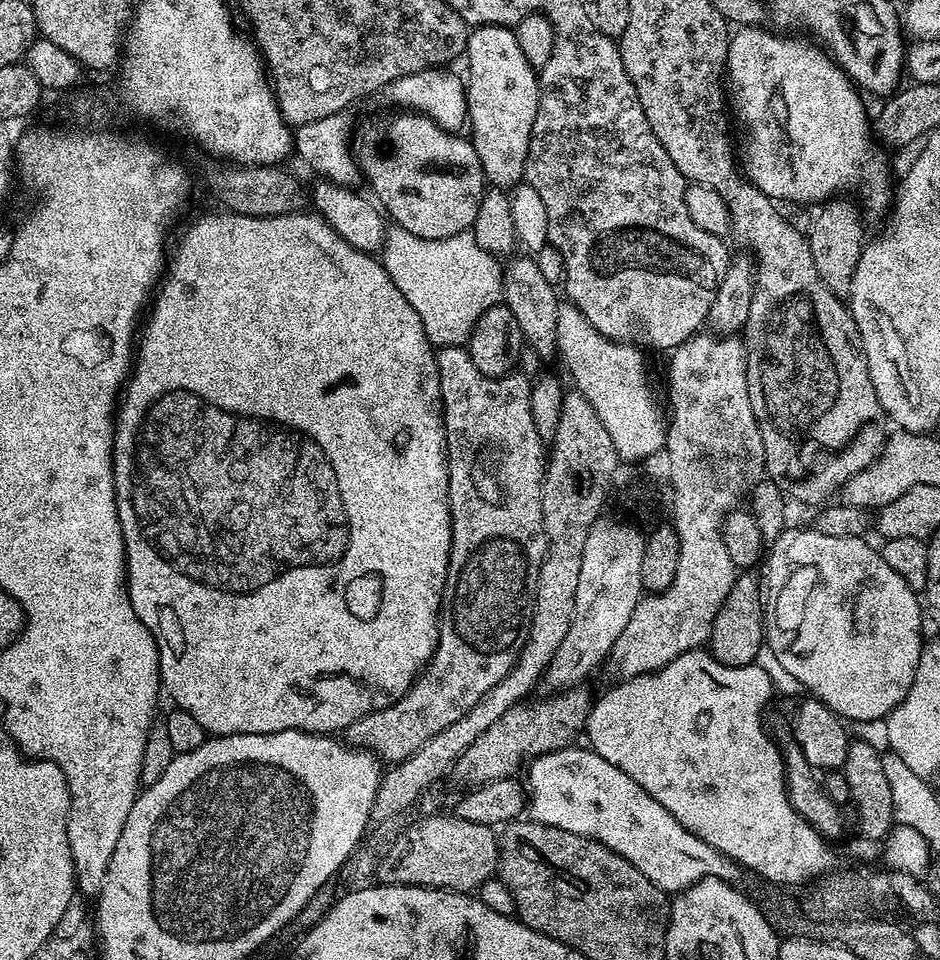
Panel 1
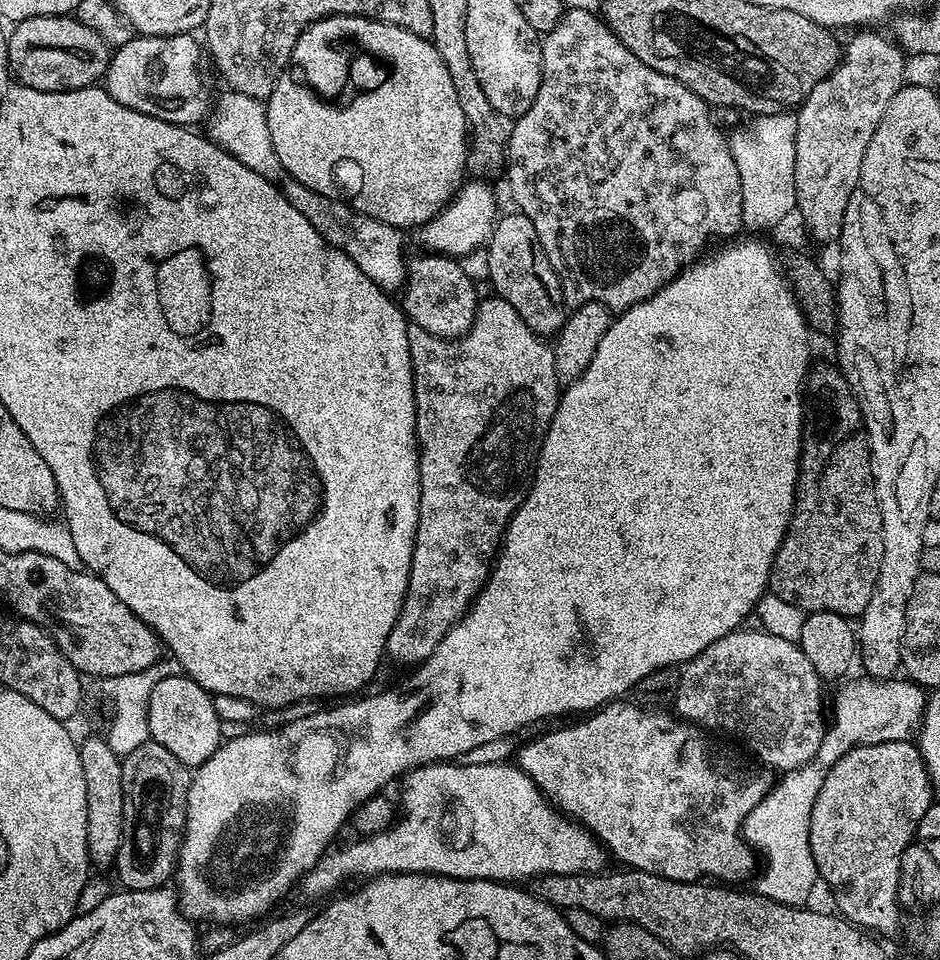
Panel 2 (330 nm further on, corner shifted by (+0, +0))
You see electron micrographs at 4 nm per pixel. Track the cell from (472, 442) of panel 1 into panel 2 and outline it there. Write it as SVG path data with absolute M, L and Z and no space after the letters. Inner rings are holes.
M495 294L489 296L489 300L481 299L477 303L476 317L468 333L464 336L457 336L454 340L444 340L441 336L430 334L425 328L414 323L409 323L408 326L412 377L414 378L414 402L416 403L416 447L420 450L420 505L418 506L420 517L416 523L416 541L414 542L406 598L402 602L402 610L394 622L394 630L390 630L388 635L386 649L387 655L393 656L400 664L419 666L425 660L429 660L434 654L434 650L438 650L438 642L442 642L445 634L464 617L464 613L472 607L476 595L484 588L484 583L488 580L488 574L492 571L497 551L502 543L504 530L508 527L508 519L516 513L518 506L522 506L522 502L530 490L532 474L544 441L544 435L548 432L556 403L560 401L562 384L556 375L554 354L552 353L553 345L545 337L530 330L530 326L526 326L526 322L522 322L522 318L518 318L518 310L514 310L514 306L510 306L510 302L506 302L501 296Z

